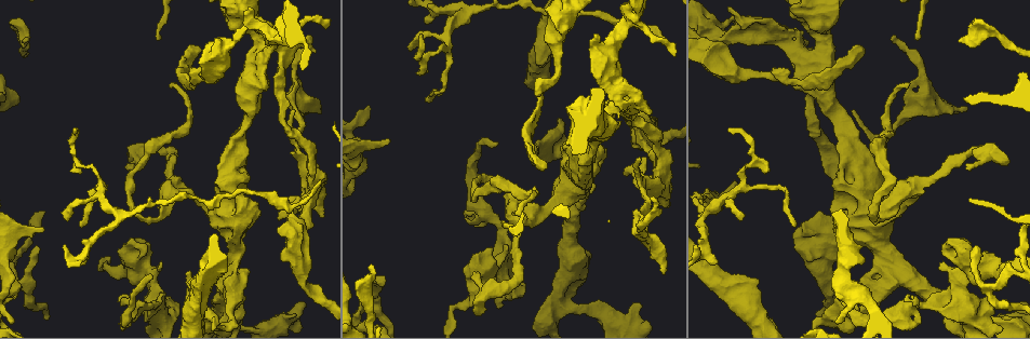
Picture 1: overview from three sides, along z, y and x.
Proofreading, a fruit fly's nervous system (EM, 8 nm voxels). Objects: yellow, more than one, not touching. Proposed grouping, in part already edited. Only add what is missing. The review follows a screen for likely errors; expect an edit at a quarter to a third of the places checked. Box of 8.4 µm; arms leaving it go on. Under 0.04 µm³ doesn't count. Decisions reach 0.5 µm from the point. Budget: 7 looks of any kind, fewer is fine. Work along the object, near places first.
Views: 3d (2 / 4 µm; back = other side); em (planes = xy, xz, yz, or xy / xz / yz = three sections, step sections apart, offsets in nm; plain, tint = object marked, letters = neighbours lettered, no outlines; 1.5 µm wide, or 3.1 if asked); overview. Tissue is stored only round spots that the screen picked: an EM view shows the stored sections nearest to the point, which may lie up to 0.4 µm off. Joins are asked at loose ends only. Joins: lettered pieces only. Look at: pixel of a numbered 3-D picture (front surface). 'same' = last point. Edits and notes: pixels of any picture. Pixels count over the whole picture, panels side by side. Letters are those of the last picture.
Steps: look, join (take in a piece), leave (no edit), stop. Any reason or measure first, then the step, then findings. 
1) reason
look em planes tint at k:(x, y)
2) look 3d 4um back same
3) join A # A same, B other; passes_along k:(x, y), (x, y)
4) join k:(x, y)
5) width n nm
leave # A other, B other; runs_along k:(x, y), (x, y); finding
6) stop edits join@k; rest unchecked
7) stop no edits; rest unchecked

thin end
look 3d 4um back at 1:(78, 132)

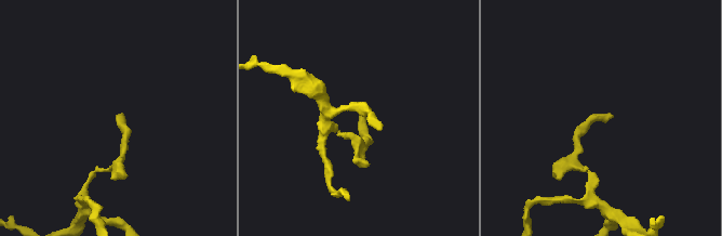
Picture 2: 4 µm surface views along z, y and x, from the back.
look em xy step 4 tint at 2:(121, 115)

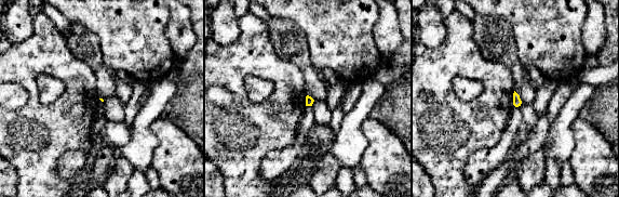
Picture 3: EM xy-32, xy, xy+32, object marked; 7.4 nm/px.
cut it another way
look em planes letters same

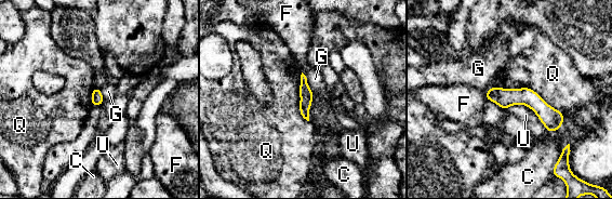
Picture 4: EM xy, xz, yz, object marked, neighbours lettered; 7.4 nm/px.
leave # C other, F other, G other, Q other, U other; border 4:(302, 73), (300, 114), (308, 121); no lettered piece goes on from it

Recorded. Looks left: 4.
long arm stops here
look 3d 2um back at 1:(544, 169)

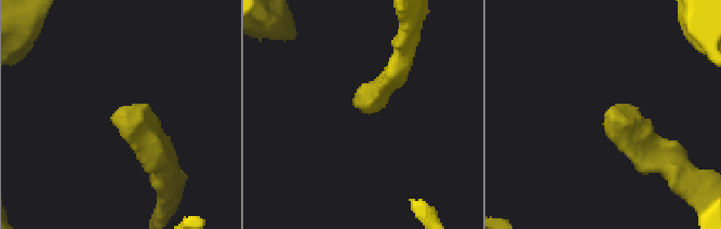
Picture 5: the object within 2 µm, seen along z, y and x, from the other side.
need the tissue
look em planes letters at 5:(611, 110)

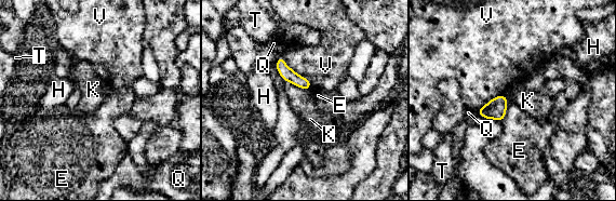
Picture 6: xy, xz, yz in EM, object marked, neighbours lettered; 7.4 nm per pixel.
longest_contact V 340 nm
leave # E other, H other, K other, Q other, T other, V other; runs_along 6:(280, 61), (296, 80), (308, 86); no lettered piece goes on from it

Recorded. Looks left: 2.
branch stops here
look em yz step 8 letters at 1:(974, 247)

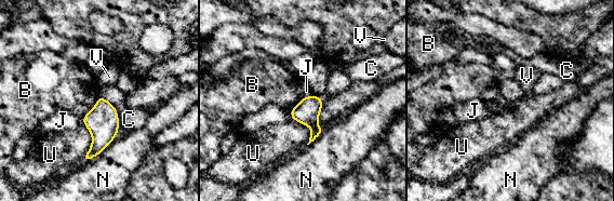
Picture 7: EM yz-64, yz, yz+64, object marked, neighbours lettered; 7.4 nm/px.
look em planes letters same

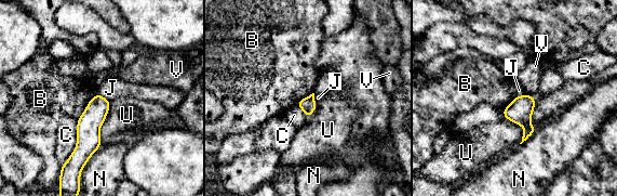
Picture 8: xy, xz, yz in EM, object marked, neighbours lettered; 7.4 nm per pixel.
width 120 nm
leave # B other, C other, J other, N other, U other, V other; border 8:(96, 93), (77, 119); none of them fits

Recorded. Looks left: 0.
stop no edits; rest unchecked

